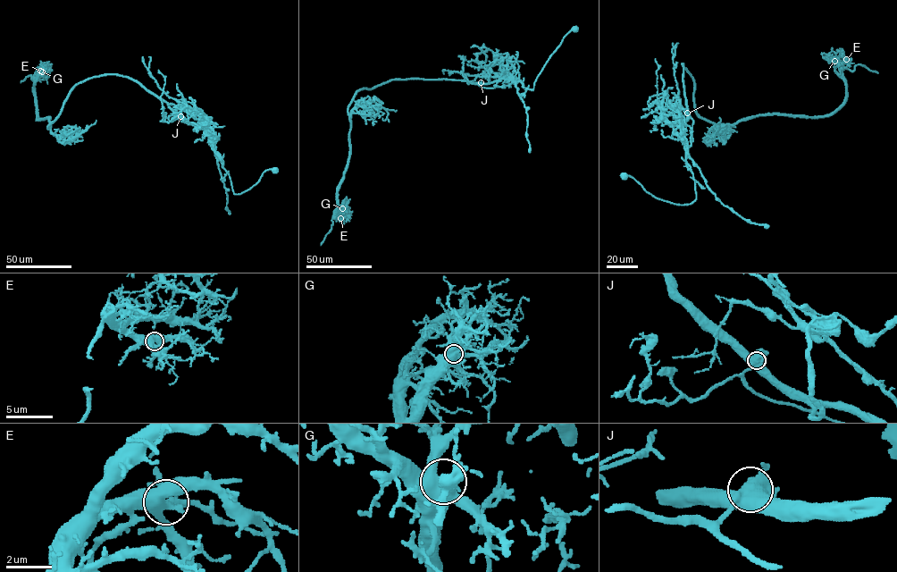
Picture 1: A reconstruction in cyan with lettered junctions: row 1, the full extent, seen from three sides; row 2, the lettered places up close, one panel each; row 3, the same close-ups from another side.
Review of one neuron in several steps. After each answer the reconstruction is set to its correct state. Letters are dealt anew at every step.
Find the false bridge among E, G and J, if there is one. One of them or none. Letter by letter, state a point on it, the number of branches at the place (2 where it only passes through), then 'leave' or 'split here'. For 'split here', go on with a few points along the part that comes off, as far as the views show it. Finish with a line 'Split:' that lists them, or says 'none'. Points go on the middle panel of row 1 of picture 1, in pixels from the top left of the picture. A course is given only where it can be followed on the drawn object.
E: (340, 218) | 4 | leave
G: (342, 208) | 5 | leave
J: (481, 82) | 5 | split here | (481, 82), (481, 87), (493, 88), (521, 81), (532, 90), (538, 75), (563, 38), (578, 29)
Split: J

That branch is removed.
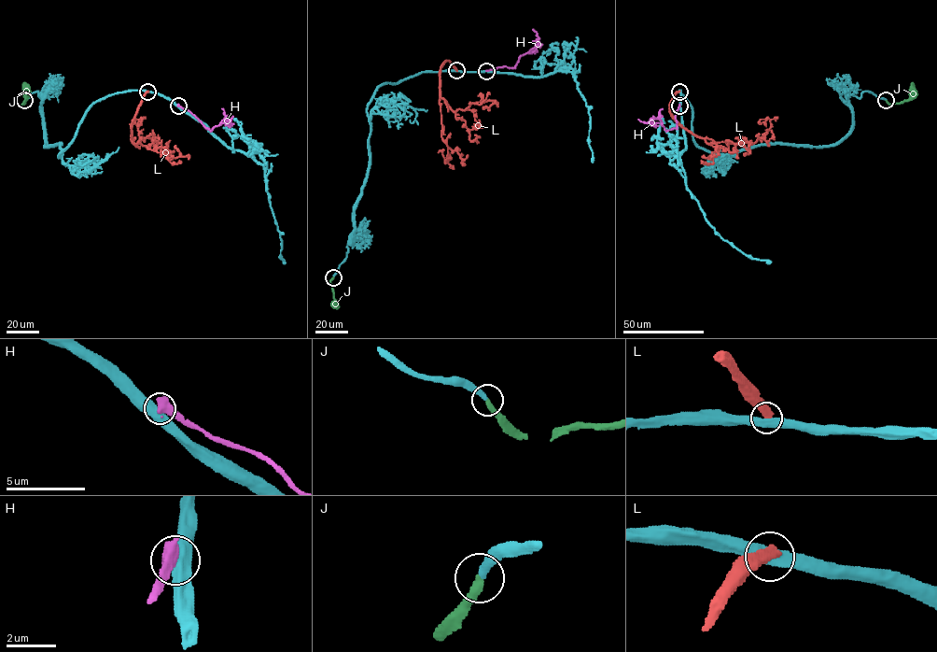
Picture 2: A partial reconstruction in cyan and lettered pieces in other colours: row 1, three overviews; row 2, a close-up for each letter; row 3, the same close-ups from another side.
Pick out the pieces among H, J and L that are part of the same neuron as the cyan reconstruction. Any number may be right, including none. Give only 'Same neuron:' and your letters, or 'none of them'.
Same neuron: J

